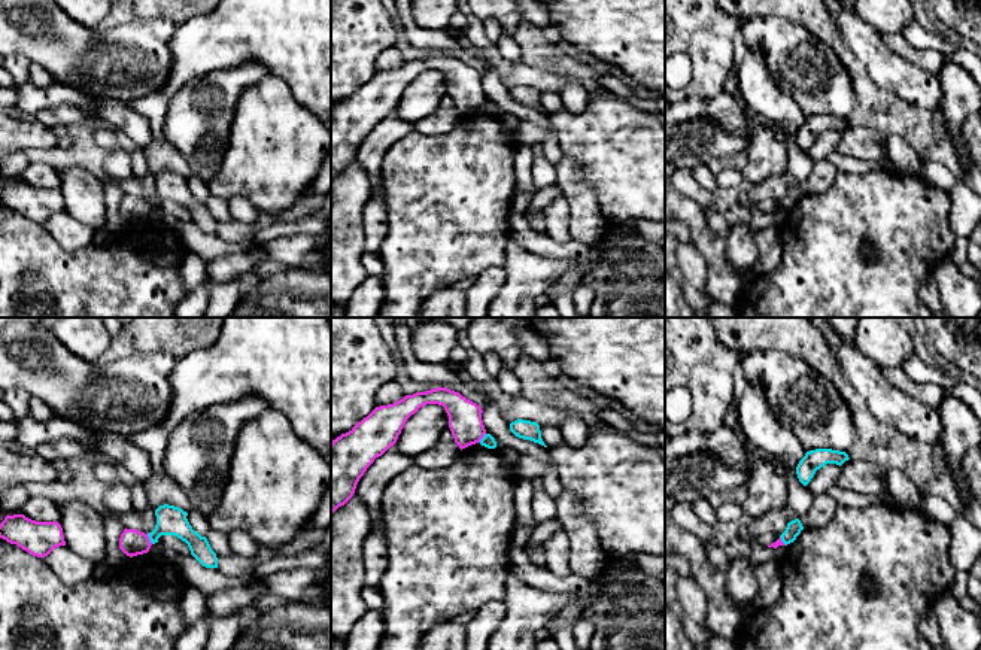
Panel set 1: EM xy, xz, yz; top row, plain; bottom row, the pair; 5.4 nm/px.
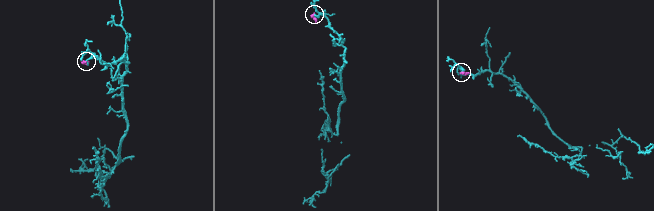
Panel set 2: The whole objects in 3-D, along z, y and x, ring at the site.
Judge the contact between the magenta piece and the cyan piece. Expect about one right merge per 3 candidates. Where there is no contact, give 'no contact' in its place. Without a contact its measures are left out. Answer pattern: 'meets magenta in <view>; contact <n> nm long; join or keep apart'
meets magenta in xy; contact 70 nm long; keep apart

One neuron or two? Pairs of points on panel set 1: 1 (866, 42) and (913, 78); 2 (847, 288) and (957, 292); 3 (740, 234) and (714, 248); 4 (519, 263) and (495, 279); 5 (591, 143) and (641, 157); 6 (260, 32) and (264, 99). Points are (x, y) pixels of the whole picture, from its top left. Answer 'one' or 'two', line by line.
1: one
2: two
3: two
4: two
5: one
6: two

